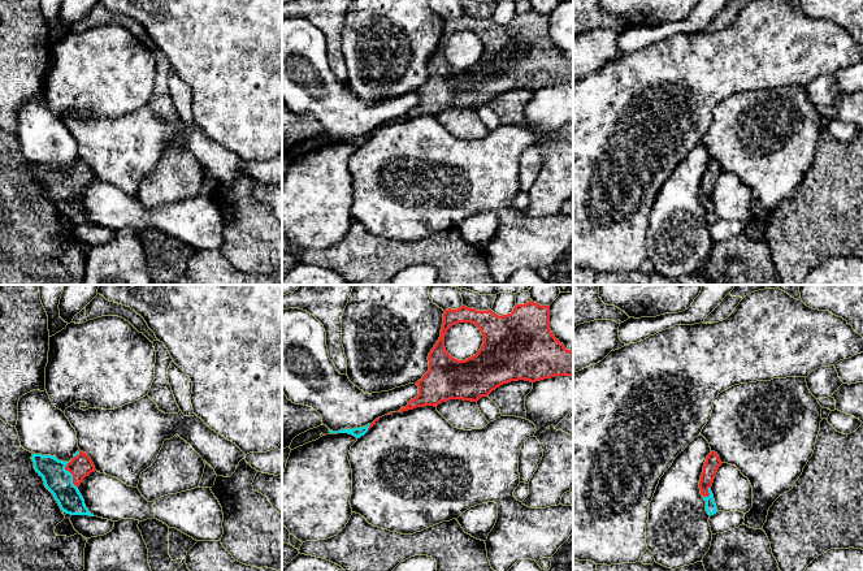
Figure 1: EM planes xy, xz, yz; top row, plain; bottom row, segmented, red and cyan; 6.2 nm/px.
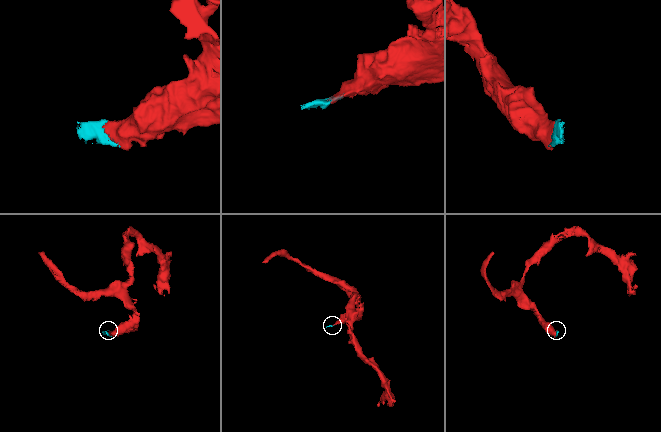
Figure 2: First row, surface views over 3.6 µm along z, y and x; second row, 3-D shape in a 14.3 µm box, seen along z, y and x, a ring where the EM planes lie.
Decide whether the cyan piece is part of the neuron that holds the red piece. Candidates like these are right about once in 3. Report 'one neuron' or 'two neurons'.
one neuron

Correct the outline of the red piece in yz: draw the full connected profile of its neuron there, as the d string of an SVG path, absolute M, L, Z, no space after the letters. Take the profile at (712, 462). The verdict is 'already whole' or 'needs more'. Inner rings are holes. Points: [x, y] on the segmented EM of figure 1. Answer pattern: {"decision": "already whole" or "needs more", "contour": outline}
{"decision": "needs more", "contour": "M711 451L706 458L703 472L699 480L701 494L703 499L706 501L706 511L710 516L717 512L714 494L711 492L711 486L712 486L715 475L721 464L723 463L717 453Z"}

